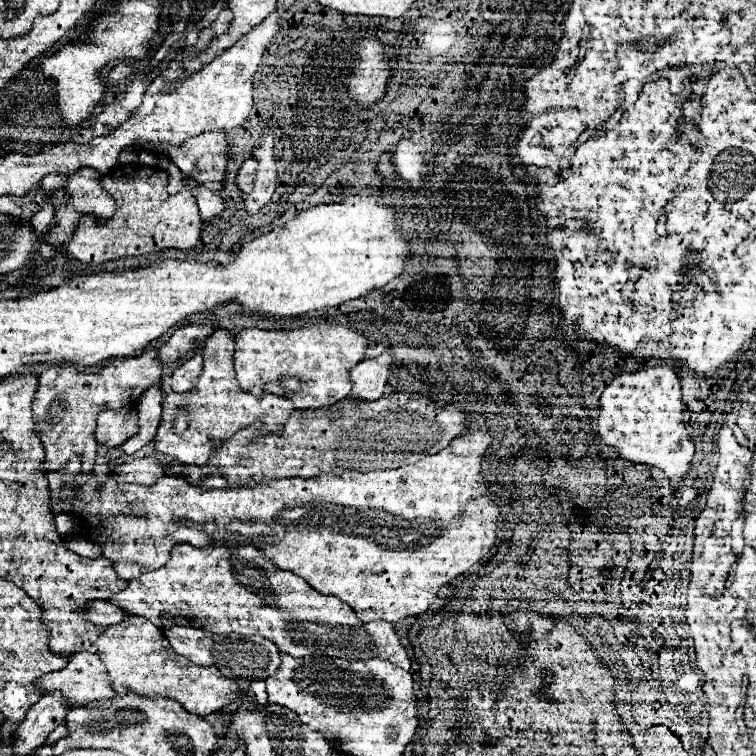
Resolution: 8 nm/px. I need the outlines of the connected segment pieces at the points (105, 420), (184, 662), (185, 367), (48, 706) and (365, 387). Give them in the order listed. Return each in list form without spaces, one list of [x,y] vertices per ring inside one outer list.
[[[121,407],[119,411],[107,409],[97,415],[97,427],[93,435],[107,447],[119,447],[139,431],[137,421],[135,407]]]
[[[129,615],[127,621],[107,627],[107,631],[99,637],[99,657],[109,671],[109,681],[113,683],[115,693],[125,695],[127,691],[135,691],[139,695],[171,697],[187,707],[189,713],[201,717],[219,713],[237,697],[247,695],[235,679],[223,677],[215,665],[199,667],[187,657],[171,651],[171,645],[161,629],[139,615]]]
[[[193,355],[191,359],[187,359],[183,365],[179,365],[171,377],[171,389],[175,393],[185,393],[191,389],[191,381],[197,379],[197,375],[201,373],[203,367],[203,359],[199,355]]]
[[[43,695],[41,701],[27,711],[25,721],[13,735],[13,751],[27,755],[47,741],[47,735],[65,721],[69,707],[63,695]]]
[[[383,353],[373,359],[365,359],[351,369],[353,391],[351,397],[359,401],[373,401],[385,393],[389,369],[393,365],[393,355]]]

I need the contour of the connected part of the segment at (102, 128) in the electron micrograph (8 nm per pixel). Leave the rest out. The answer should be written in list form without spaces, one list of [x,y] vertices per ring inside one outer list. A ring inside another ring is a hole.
[[[117,101],[111,103],[111,105],[105,105],[105,109],[99,111],[99,115],[97,115],[95,123],[93,123],[95,125],[93,135],[107,135],[107,133],[111,133],[127,117],[129,117],[129,111],[125,111]]]

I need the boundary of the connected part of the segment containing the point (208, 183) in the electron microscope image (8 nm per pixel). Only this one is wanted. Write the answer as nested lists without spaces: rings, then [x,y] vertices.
[[[227,131],[201,133],[197,137],[187,139],[181,147],[171,147],[171,151],[167,151],[167,155],[183,173],[193,175],[209,191],[219,193],[223,189],[223,181],[225,181],[225,175],[227,175],[227,161],[231,157],[231,145],[229,145],[229,139],[227,139]]]

